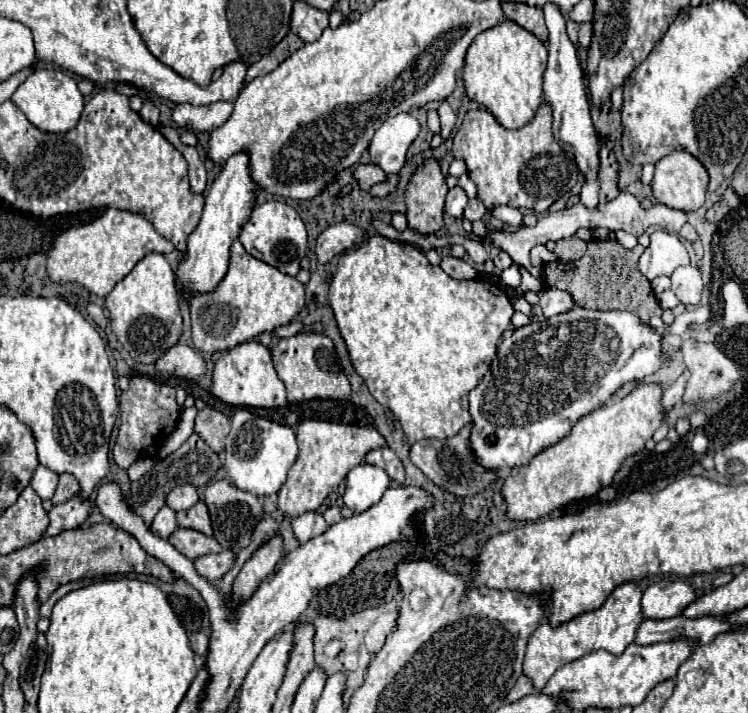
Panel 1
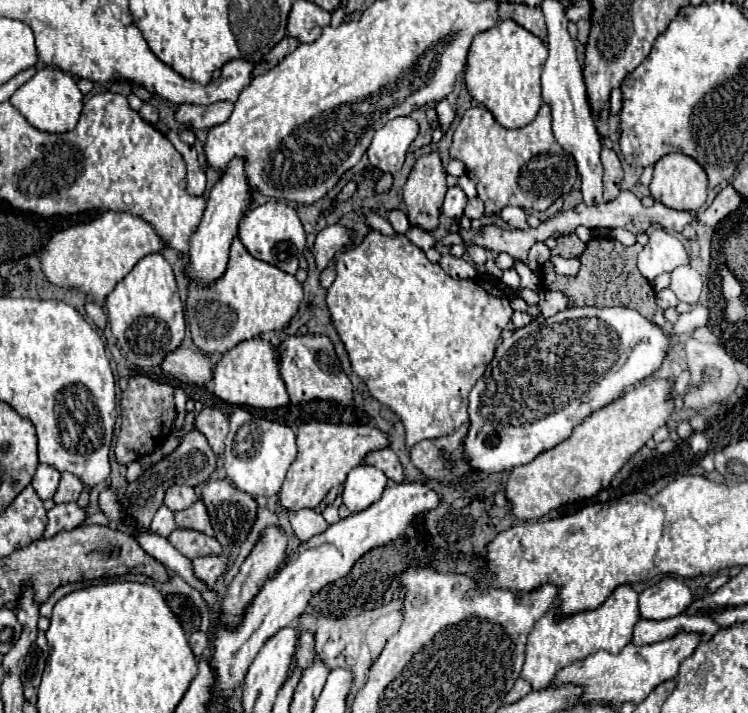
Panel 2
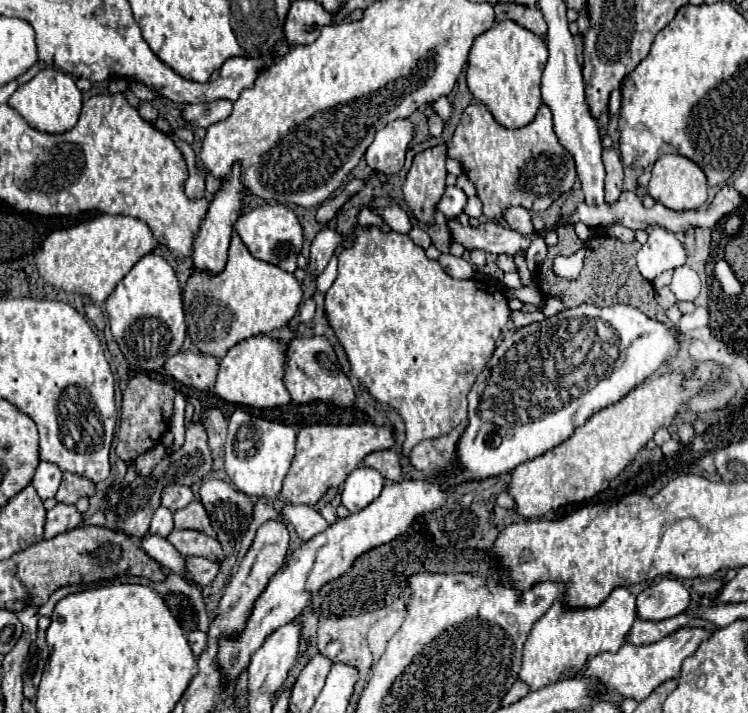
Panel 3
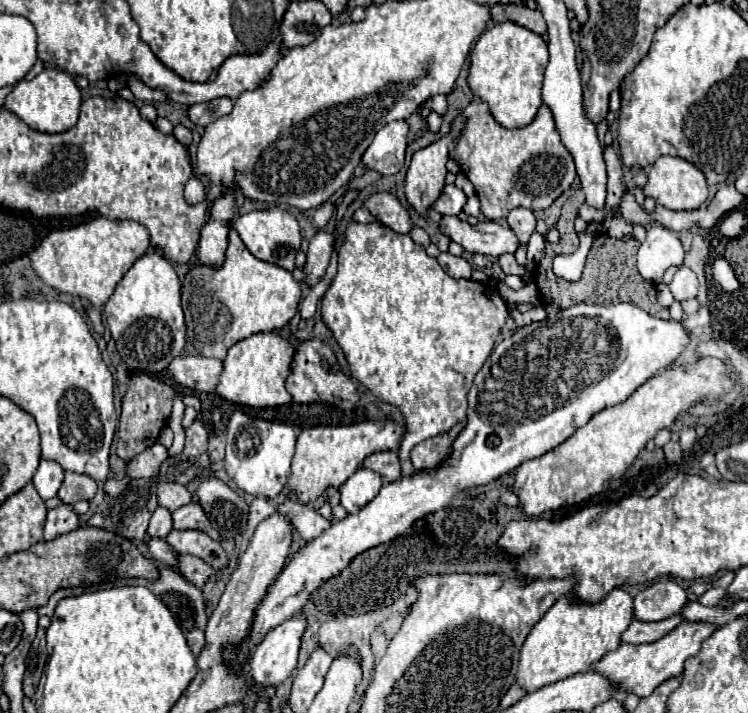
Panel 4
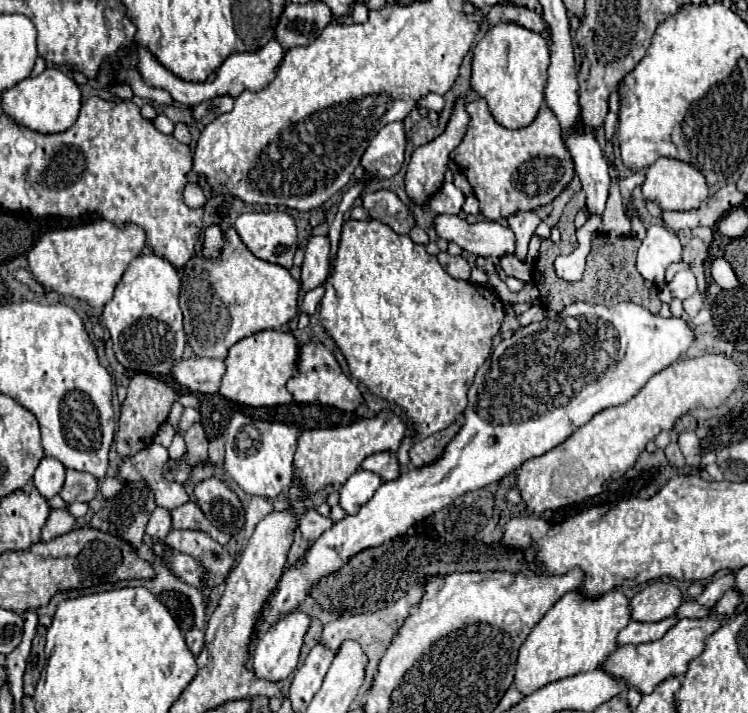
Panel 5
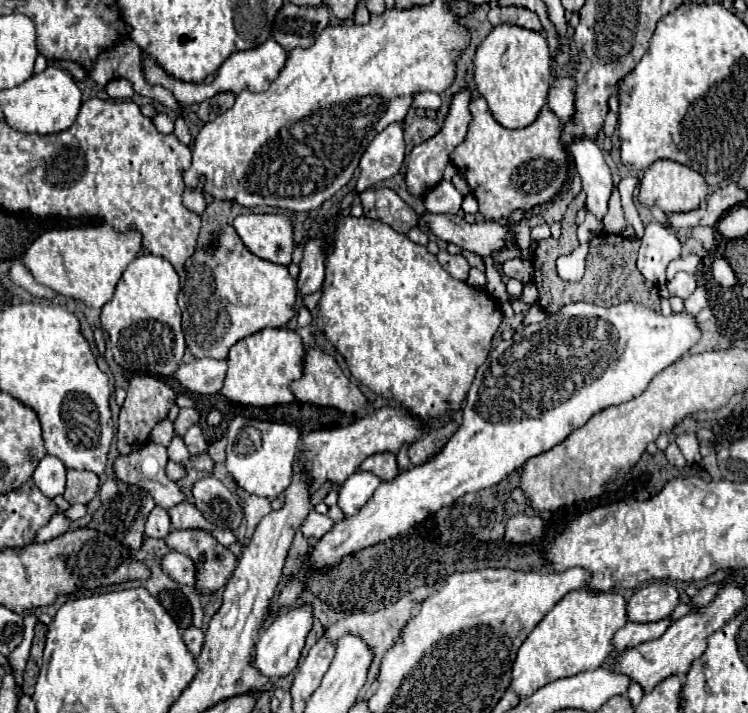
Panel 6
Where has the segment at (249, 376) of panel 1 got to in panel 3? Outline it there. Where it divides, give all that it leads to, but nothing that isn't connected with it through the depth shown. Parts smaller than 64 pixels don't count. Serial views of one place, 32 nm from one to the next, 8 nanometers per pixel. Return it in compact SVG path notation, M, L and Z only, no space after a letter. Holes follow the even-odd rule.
M258 334L238 342L228 350L226 358L220 360L220 372L216 380L216 394L232 404L244 404L252 408L276 408L290 402L288 390L284 388L286 370L286 342Z

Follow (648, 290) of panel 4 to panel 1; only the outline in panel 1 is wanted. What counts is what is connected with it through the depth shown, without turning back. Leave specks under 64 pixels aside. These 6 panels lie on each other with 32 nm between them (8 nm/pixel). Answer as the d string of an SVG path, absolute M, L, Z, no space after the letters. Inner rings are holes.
M590 240L588 250L576 262L574 272L560 272L554 262L546 262L544 264L544 274L546 274L544 286L568 292L578 306L594 308L594 310L614 310L614 308L632 310L644 322L648 322L652 316L660 314L662 310L654 298L648 278L638 270L638 258L642 252L644 252L644 246L640 244L632 250L626 250L616 240Z

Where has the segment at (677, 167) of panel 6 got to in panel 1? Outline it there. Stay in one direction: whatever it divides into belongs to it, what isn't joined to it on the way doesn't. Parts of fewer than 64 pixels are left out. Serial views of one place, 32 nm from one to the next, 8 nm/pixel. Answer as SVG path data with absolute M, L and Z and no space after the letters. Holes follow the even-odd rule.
M676 150L656 162L656 172L654 172L650 186L652 186L654 198L660 204L664 204L668 208L690 212L690 210L698 210L706 200L708 174L706 174L704 166L698 162L698 158L694 158L692 154L688 154L684 150Z

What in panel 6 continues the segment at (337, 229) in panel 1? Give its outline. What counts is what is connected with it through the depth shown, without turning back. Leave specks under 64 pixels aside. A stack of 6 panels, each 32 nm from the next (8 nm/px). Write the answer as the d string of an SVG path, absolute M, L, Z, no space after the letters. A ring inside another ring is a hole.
M312 238L304 246L304 256L300 262L300 274L296 278L298 294L304 298L312 292L318 292L324 282L324 252L322 252L322 240Z

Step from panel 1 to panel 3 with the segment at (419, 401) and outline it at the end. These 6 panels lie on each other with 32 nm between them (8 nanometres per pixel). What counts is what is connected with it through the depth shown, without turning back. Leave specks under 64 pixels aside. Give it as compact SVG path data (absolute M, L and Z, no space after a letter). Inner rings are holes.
M378 226L352 228L352 244L344 246L338 254L338 278L326 292L324 312L348 356L352 376L356 376L378 402L402 414L406 424L402 458L408 458L418 442L444 436L466 420L466 396L490 360L496 338L510 318L508 300L500 294L498 286L474 278L450 278L410 236L384 232Z

